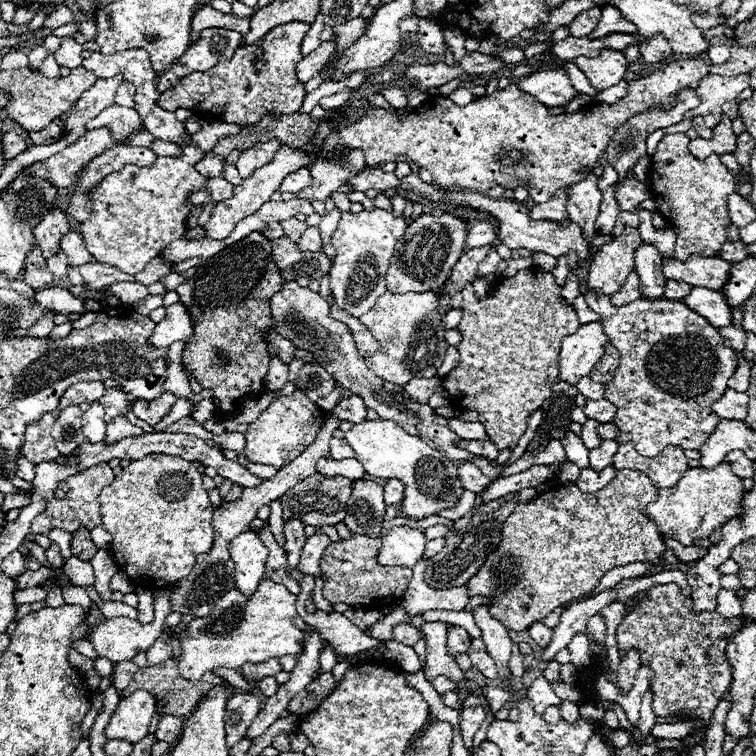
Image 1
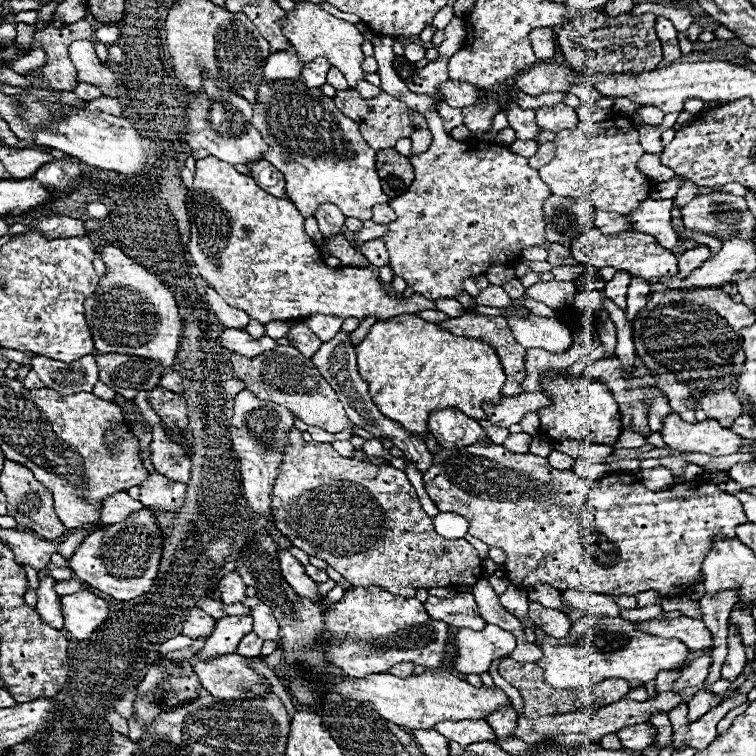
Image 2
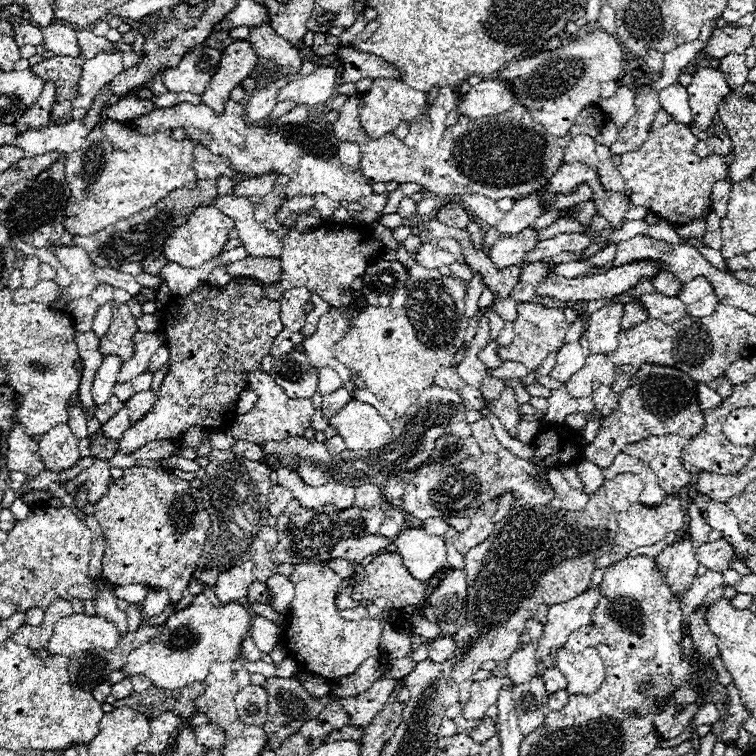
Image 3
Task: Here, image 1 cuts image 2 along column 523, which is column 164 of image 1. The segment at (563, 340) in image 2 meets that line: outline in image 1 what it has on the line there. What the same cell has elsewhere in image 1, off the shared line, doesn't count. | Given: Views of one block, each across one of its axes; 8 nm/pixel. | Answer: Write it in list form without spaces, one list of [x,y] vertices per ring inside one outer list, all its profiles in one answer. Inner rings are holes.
[[[182,302],[166,308],[166,318],[156,324],[150,340],[154,346],[170,346],[176,340],[188,340],[192,336],[192,318]]]

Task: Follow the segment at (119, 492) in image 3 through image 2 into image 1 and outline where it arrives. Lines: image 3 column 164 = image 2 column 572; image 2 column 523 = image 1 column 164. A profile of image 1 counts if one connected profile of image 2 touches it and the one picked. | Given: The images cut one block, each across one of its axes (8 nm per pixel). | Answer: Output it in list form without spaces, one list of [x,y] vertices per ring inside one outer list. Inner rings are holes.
[[[148,454],[142,460],[132,460],[120,476],[114,478],[110,486],[100,494],[104,528],[112,534],[112,556],[118,562],[118,568],[140,586],[168,586],[188,576],[196,556],[208,552],[214,542],[212,528],[212,504],[208,492],[202,486],[202,474],[198,468],[170,454]]]

